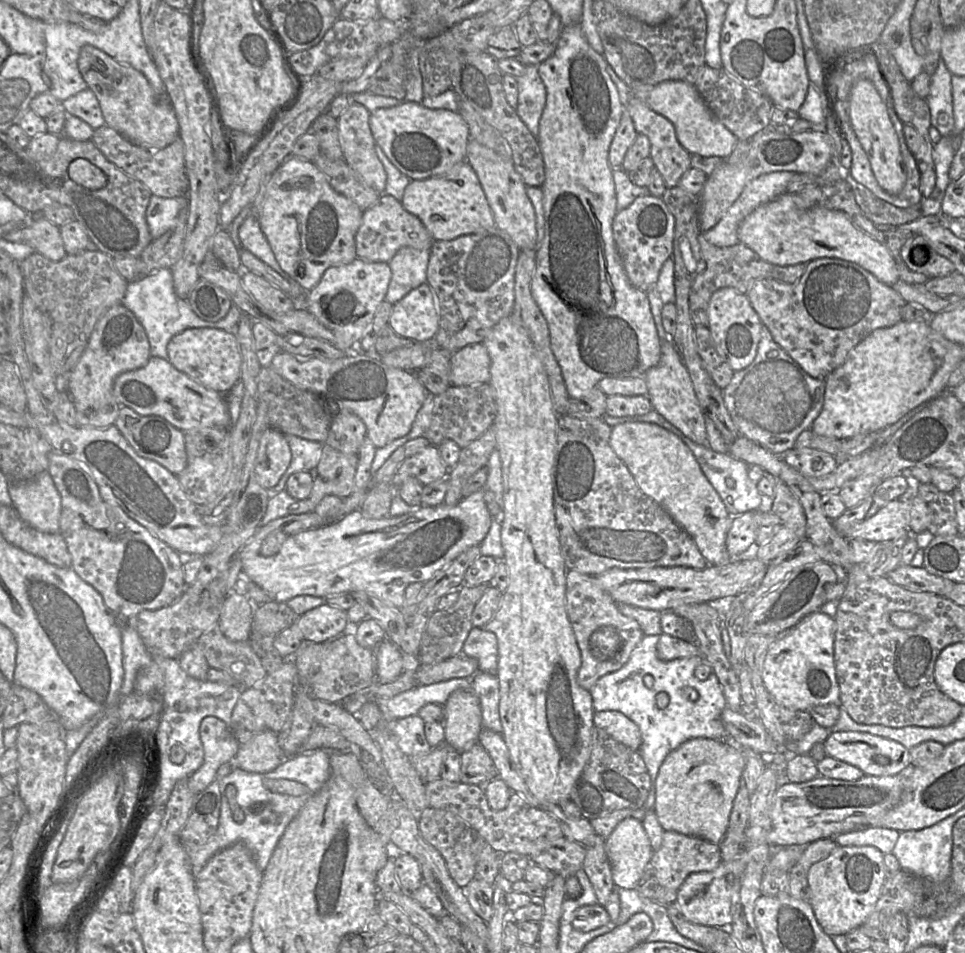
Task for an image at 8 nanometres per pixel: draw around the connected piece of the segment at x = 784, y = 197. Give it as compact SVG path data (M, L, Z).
M785 192L757 207L739 225L738 238L764 261L774 265L789 266L807 264L818 258L837 258L861 266L884 284L893 286L899 280L893 256L883 244L856 227L842 211L820 206L805 208L805 202L796 193Z

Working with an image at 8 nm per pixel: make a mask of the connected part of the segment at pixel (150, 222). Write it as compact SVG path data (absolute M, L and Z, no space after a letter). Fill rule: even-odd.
M152 195L146 210L146 222L153 240L175 226L176 220L187 205L187 197L163 198Z

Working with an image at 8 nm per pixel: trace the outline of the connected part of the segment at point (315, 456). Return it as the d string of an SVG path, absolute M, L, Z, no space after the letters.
M291 434L285 435L285 437L290 446L292 455L289 467L284 473L284 475L288 475L287 480L293 473L314 470L320 461L324 443L306 440Z

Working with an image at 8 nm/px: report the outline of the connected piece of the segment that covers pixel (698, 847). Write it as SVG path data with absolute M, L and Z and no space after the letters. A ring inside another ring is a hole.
M663 830L661 846L653 852L649 868L652 869L653 877L658 881L660 887L678 890L690 875L710 872L721 862L719 844L676 831Z

